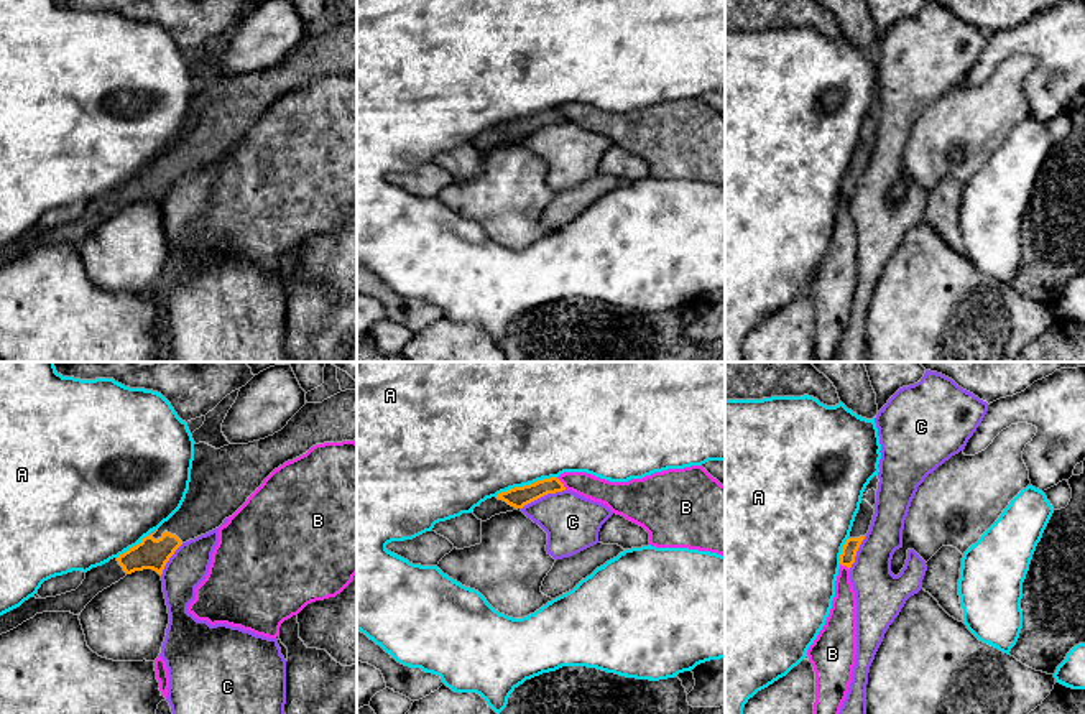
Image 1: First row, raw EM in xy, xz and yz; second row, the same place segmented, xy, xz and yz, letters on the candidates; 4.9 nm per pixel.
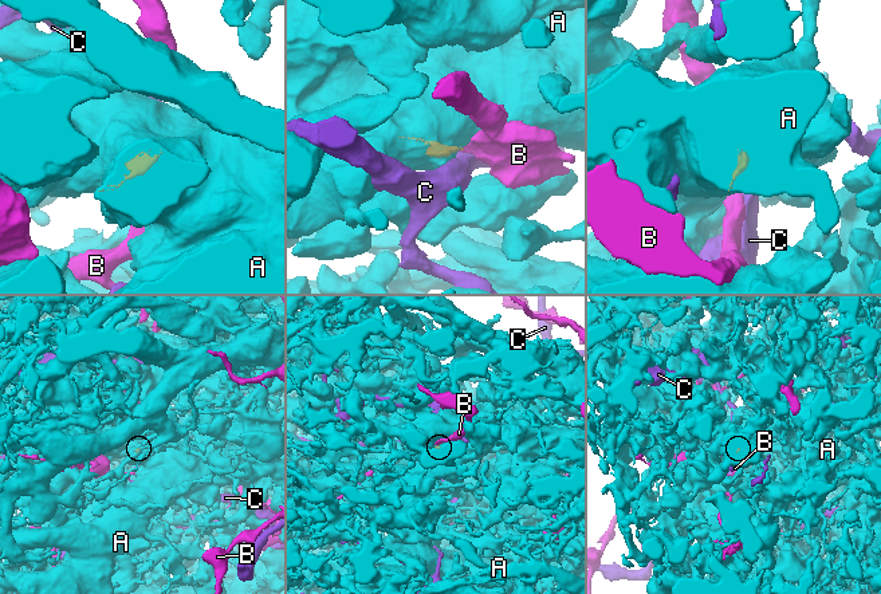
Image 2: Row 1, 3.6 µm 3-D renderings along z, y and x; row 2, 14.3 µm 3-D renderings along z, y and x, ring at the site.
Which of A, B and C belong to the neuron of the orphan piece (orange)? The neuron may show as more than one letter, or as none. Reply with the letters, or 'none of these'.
none of these

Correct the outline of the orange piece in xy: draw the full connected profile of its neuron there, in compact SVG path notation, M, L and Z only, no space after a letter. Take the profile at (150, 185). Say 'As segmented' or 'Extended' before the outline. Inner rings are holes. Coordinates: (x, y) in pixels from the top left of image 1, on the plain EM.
Extended. M357 21L340 23L322 35L307 35L288 56L260 72L215 81L194 76L191 114L181 140L156 165L145 168L118 189L92 199L71 224L25 232L0 247L0 267L43 243L81 247L104 220L127 206L153 201L159 207L186 173L219 160L279 97L306 86L312 77L357 71Z

